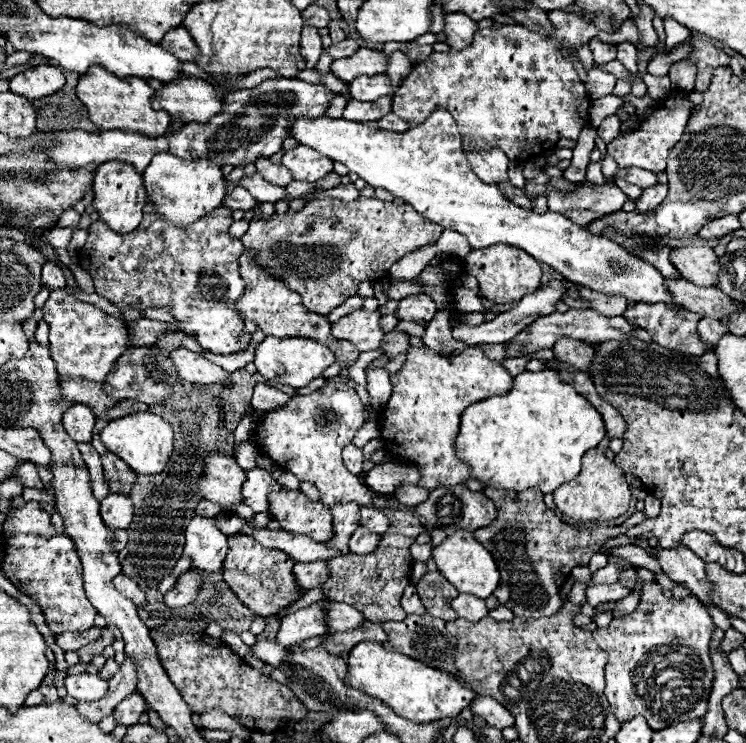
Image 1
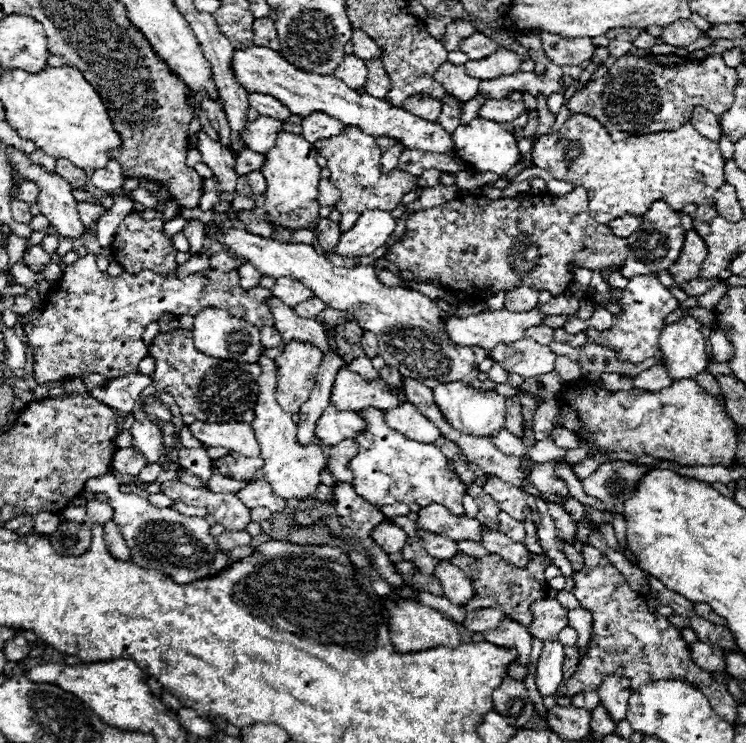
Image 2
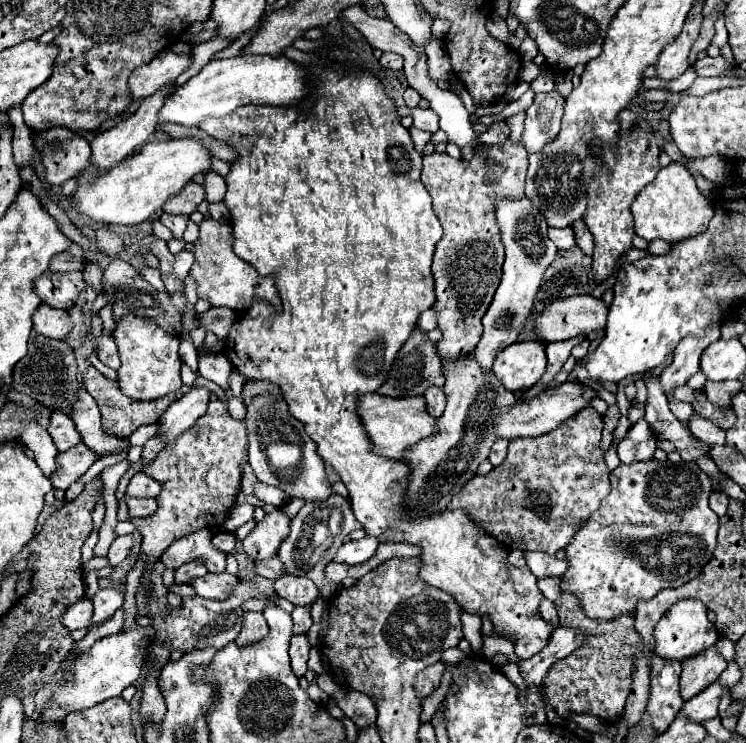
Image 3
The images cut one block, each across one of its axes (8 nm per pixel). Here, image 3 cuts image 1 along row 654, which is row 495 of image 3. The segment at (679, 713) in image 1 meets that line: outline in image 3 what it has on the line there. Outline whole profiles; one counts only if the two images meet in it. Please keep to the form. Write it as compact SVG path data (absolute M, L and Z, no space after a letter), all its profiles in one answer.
M648 460L620 464L610 474L612 490L602 500L600 508L576 532L564 548L568 570L560 578L562 592L576 594L584 614L596 620L614 620L622 614L634 616L640 600L654 598L664 588L678 588L690 582L712 558L718 532L718 516L708 506L712 492L710 476L694 462L674 464L670 460Z

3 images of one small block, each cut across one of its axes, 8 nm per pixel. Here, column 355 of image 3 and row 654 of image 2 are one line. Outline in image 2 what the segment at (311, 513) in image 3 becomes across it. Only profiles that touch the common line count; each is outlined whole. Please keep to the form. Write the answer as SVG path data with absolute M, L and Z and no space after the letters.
M506 618L496 630L490 630L484 634L484 640L500 646L500 648L510 648L516 650L518 654L518 664L526 666L530 662L530 648L532 648L532 636L526 626L518 624L516 620Z

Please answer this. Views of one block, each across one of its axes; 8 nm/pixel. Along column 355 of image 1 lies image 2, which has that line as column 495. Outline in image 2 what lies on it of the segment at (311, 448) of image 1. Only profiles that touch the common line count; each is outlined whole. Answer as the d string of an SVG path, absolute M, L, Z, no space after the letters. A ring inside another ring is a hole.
M458 382L458 384L438 384L434 388L434 400L436 400L440 412L446 416L446 420L456 430L466 432L468 436L490 438L504 428L506 400L508 398L500 396L496 390L478 390L478 388L466 386L462 382ZM492 474L486 476L486 482L482 488L488 496L494 498L494 502L500 506L502 512L506 512L516 520L522 520L522 522L526 520L530 506L526 500L526 492L522 492L522 488L516 488L510 482L504 482L502 478Z

